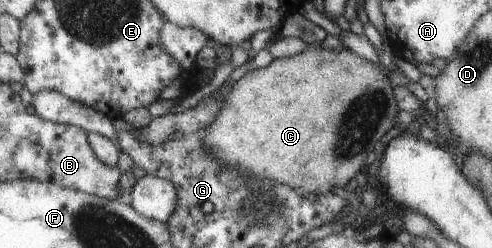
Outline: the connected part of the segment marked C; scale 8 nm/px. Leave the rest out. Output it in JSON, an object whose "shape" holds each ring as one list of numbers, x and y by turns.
{"shape":[[313,45,297,54,272,59,263,68,247,71,239,80,234,82,232,89,226,94,216,118,203,128,201,138,204,147,220,162,220,169,225,167,233,168,235,164,239,164,239,168,251,170,253,176,275,180,275,182,288,187,291,186,291,188,299,188,300,191,304,192,303,195,307,193,318,195,319,193,326,193,334,186,345,186,349,178,359,170,359,166,363,164,365,156,373,151,373,146,379,142,379,138,393,126,395,114,397,114,397,106,395,106,395,100,393,100,393,94,391,94,389,80,387,80,387,75,379,67,359,57,359,55,347,48,329,50,319,47,319,45]]}

